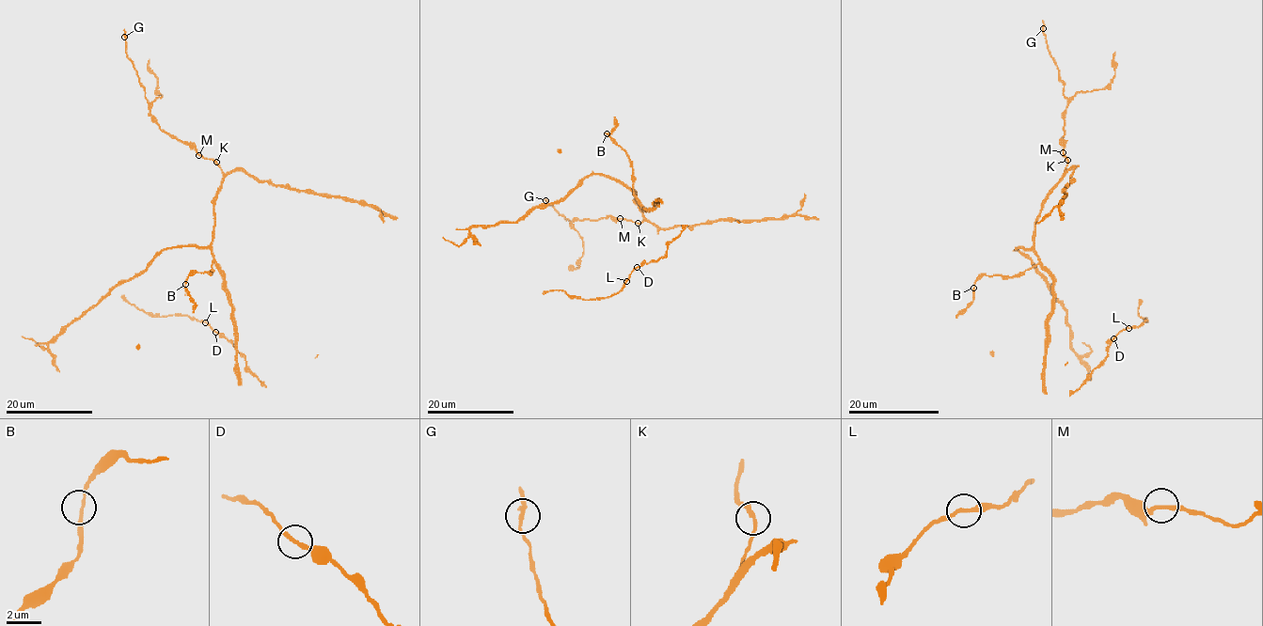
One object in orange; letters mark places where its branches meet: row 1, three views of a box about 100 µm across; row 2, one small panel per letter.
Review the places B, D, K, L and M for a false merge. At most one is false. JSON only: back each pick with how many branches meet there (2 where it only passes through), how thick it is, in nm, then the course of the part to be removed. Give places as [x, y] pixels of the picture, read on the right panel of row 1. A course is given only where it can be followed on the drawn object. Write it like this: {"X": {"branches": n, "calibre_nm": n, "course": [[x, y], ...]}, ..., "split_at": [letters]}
{"split_at": []}

